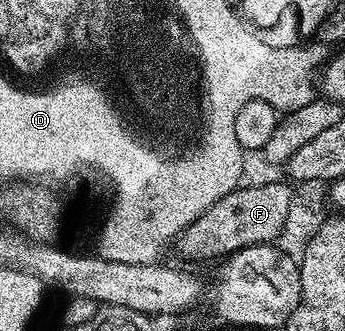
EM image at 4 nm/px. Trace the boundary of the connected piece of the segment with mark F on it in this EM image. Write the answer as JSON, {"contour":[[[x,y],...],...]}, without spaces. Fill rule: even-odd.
{"contour":[[[279,180],[256,188],[239,188],[216,200],[212,208],[208,208],[194,222],[189,222],[188,228],[184,228],[180,236],[183,256],[194,262],[204,262],[208,258],[222,260],[237,250],[273,243],[284,228],[291,206],[296,202],[293,192],[284,183]]]}

